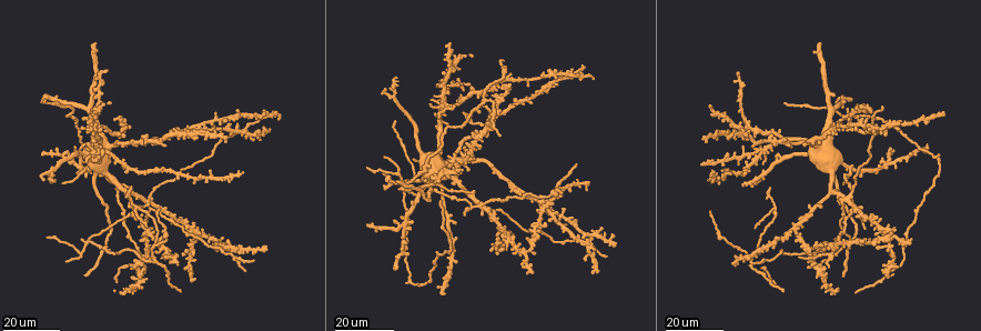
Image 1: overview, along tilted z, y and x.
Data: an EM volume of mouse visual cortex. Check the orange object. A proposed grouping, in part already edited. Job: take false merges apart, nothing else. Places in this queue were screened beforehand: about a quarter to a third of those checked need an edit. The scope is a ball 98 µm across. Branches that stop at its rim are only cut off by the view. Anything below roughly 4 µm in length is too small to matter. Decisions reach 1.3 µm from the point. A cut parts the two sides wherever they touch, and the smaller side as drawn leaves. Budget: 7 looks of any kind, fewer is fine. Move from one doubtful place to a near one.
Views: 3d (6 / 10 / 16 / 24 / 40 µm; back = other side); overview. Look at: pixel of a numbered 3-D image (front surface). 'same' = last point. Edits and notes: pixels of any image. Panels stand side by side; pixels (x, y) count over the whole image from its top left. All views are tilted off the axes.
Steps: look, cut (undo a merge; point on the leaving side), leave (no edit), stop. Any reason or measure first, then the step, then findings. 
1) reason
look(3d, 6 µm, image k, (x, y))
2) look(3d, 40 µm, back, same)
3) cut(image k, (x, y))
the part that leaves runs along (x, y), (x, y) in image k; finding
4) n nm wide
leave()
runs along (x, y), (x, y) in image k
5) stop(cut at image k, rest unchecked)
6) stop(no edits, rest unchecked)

three-way junction
look(3d, 24 µm, image 1, (836, 255))

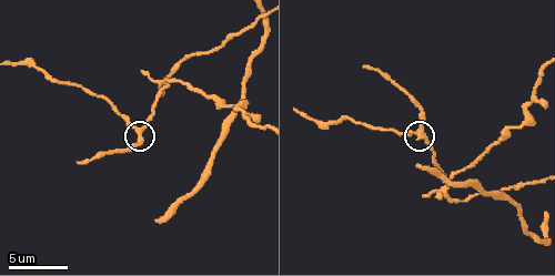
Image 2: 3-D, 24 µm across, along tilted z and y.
look(3d, 10 µm, image 2, (138, 129))

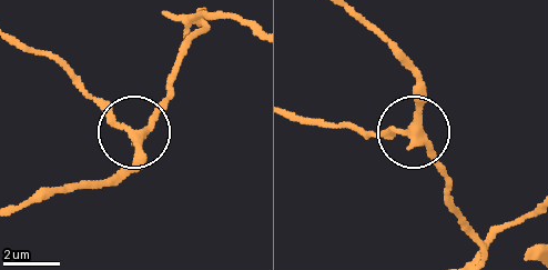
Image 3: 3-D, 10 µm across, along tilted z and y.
look(3d, 10 µm, back, image 3, (129, 132))

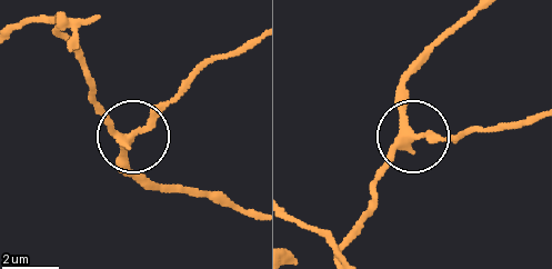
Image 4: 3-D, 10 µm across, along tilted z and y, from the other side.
250 nm wide
leave()
continuous, no second cell

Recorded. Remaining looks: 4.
three arms meet
look(3d, 6 µm, image 2, (163, 84))

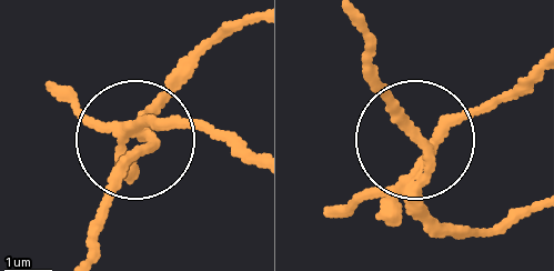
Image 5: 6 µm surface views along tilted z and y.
210 nm wide
cut(image 5, (157, 127))
the part that leaves runs along (131, 132), (188, 118), (252, 148) in image 5; two cells meet here

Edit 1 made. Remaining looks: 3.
look(overview)

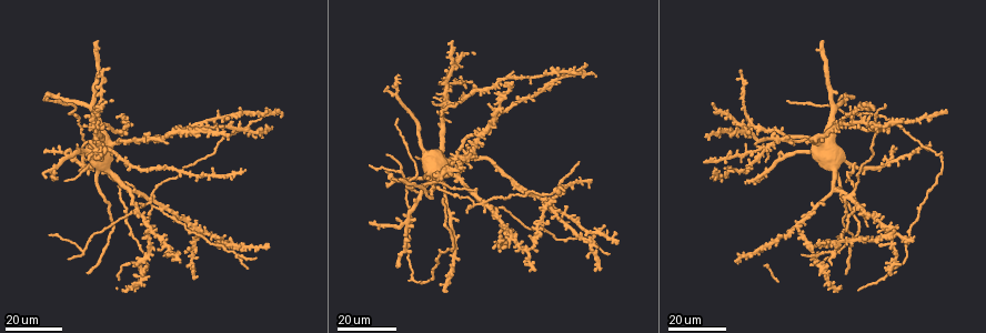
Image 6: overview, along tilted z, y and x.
thin arm on a thick one
look(3d, 16 µm, image 6, (475, 192))

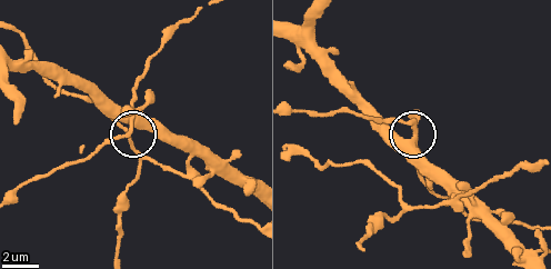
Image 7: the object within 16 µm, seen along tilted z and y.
closer look
look(3d, 6 µm, image 7, (412, 141))

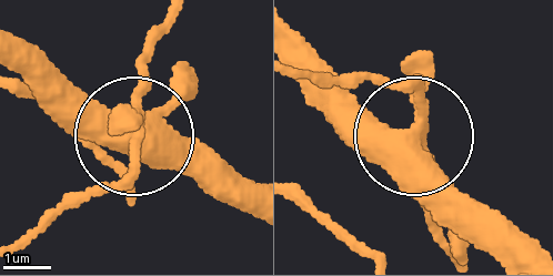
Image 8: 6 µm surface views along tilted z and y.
leave()
runs along (295, 29), (367, 110), (405, 129), (412, 88), (368, 75) in image 8; continuous, no second cell

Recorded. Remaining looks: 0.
stop(cut at image 5, rest unchecked)

